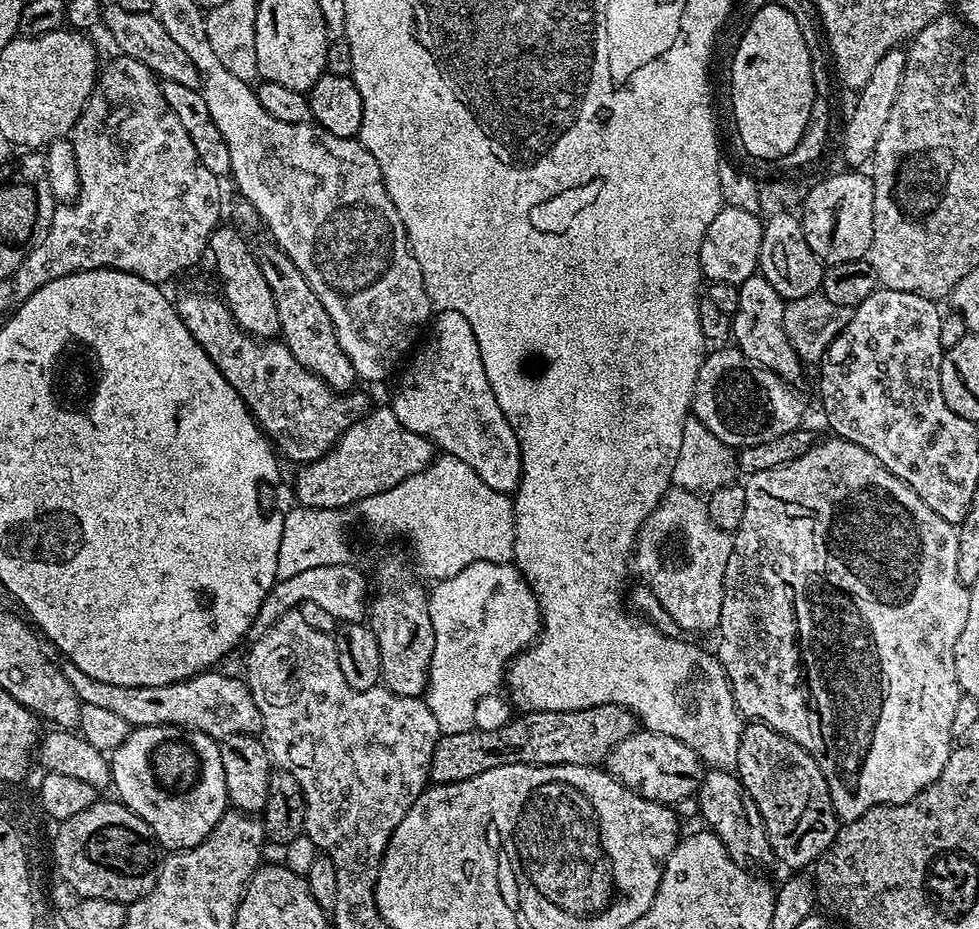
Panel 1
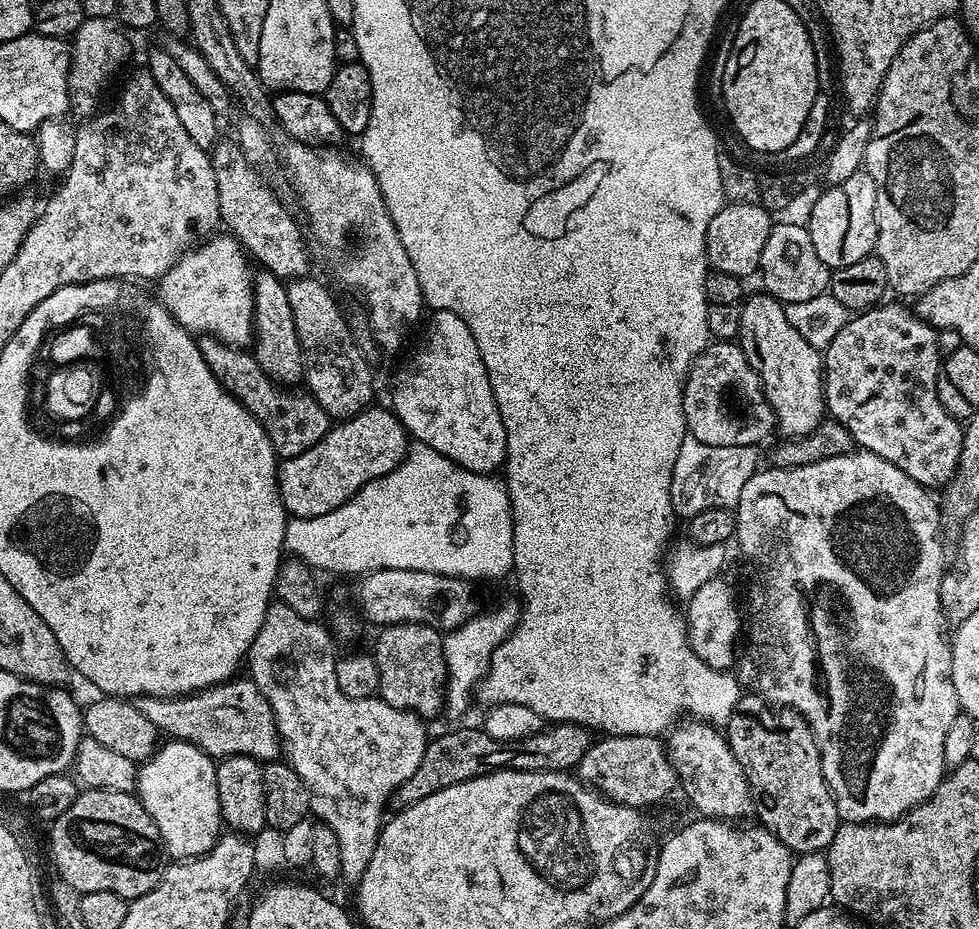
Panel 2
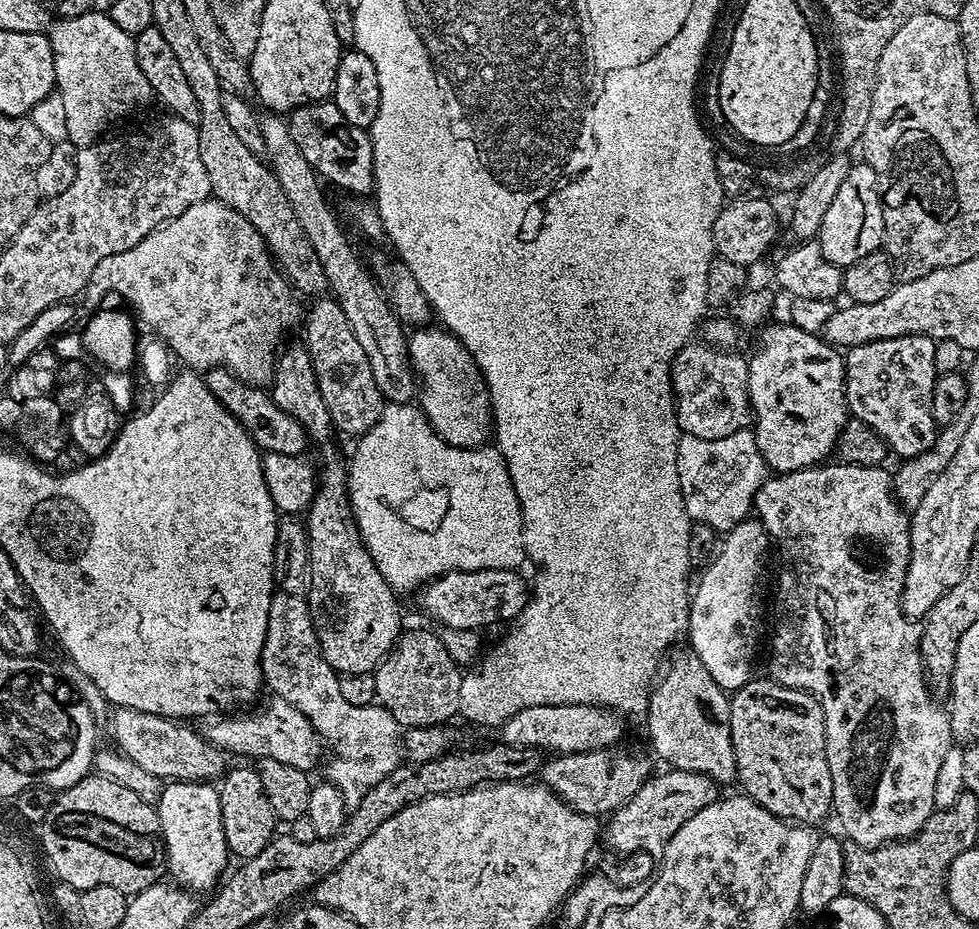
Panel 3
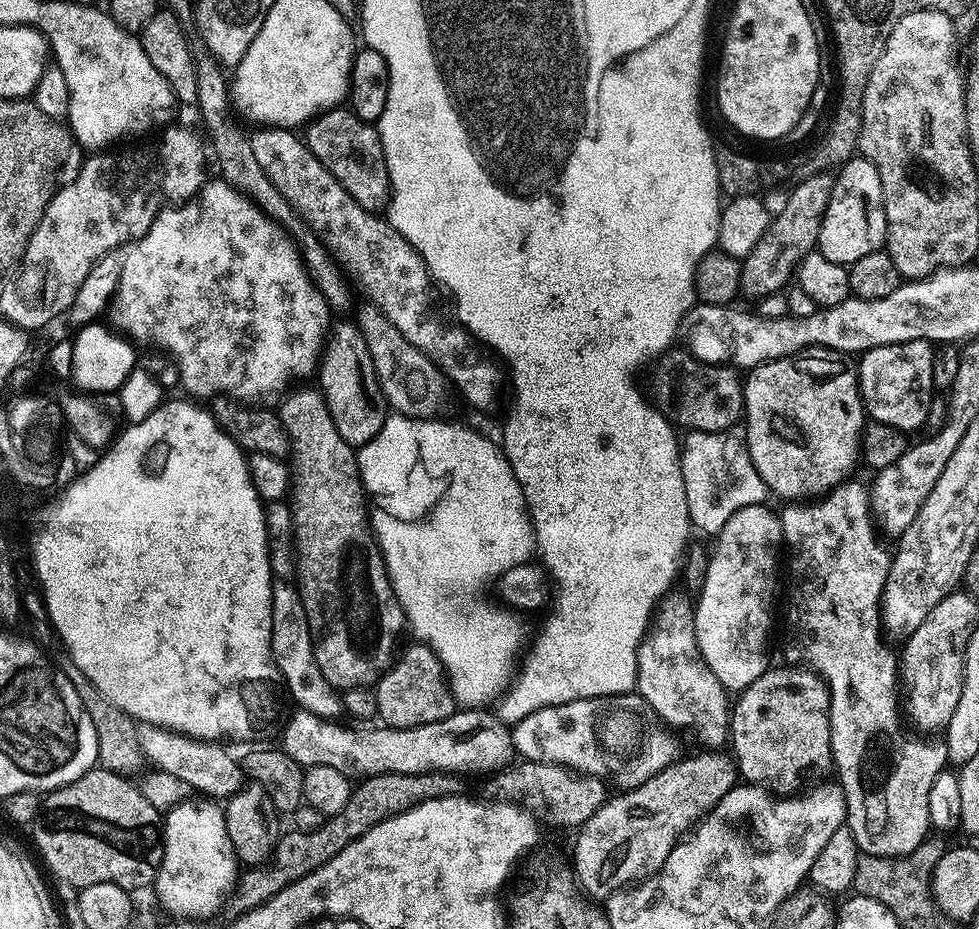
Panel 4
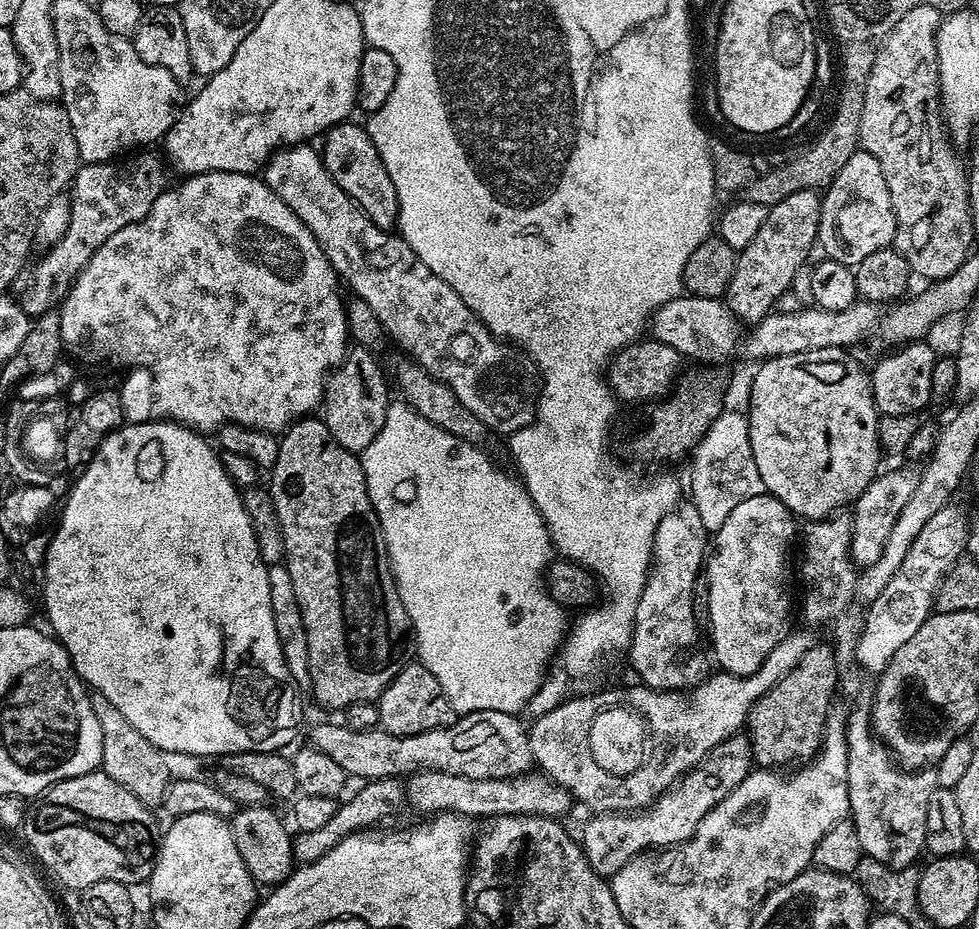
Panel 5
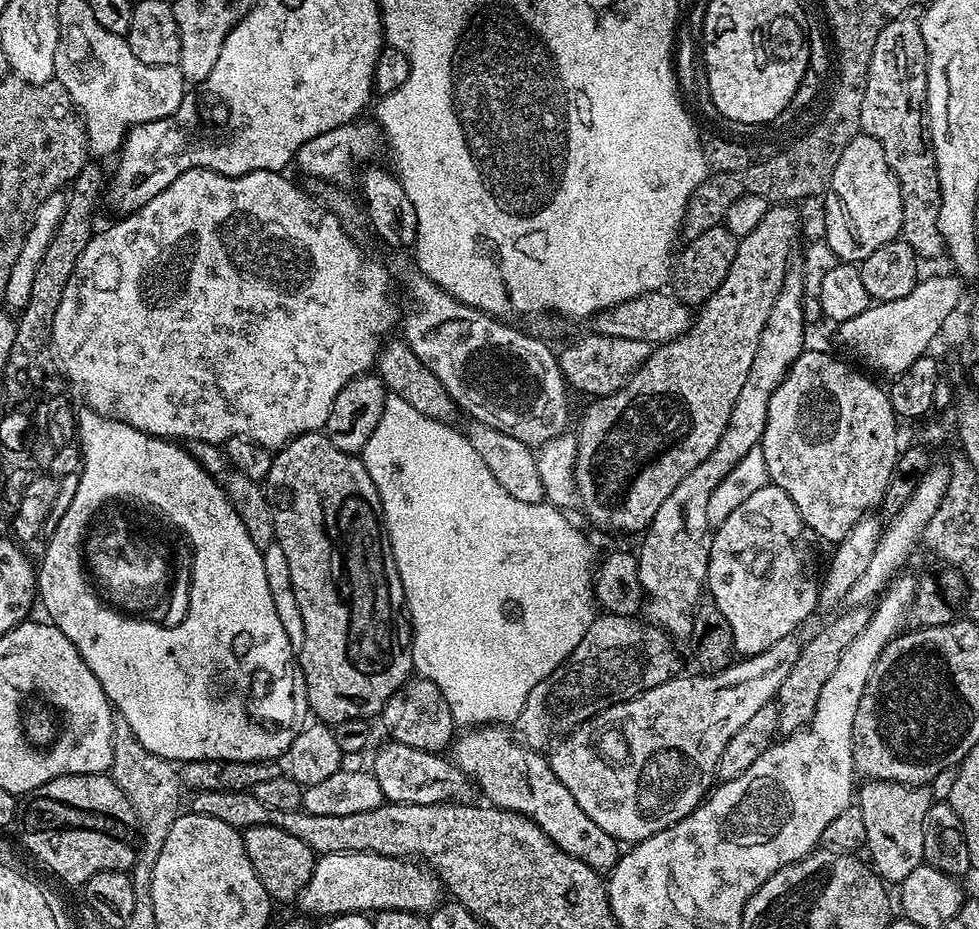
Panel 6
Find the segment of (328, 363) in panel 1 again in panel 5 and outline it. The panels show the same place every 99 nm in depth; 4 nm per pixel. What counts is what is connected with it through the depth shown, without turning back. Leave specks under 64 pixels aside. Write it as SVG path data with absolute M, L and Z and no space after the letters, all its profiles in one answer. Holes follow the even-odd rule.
M349 347L344 361L337 364L324 381L322 401L324 425L330 430L334 442L338 442L338 446L348 452L363 454L366 446L370 446L370 442L378 438L378 430L382 430L386 422L386 410L390 403L389 381L386 379L385 369L383 372L376 360L379 359L367 348Z

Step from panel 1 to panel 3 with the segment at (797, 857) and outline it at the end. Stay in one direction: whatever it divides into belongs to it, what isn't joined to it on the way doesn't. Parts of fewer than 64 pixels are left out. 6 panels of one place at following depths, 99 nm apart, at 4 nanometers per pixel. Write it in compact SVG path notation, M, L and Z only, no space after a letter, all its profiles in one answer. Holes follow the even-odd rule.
M753 678L730 696L730 734L734 742L738 784L754 802L780 820L816 826L833 811L830 762L826 758L826 726L819 699L801 688L782 686L777 680Z

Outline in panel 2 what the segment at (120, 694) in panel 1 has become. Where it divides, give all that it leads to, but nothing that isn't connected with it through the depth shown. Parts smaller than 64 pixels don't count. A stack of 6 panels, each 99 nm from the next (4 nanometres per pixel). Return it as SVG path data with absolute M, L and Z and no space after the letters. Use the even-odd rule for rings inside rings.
M233 678L223 684L211 684L200 692L190 692L187 696L137 696L134 703L149 722L154 722L157 733L173 740L185 740L198 746L206 755L213 758L225 756L252 756L261 762L272 762L281 755L280 732L276 728L276 719L270 710L270 702L258 690L250 678Z

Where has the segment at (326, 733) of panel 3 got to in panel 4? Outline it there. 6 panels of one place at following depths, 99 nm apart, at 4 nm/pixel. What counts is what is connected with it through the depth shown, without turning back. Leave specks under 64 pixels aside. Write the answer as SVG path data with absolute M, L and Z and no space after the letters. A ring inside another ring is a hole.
M276 578L272 582L272 660L280 671L287 695L289 692L300 703L297 705L303 711L325 718L341 715L342 700L337 689L331 688L326 678L322 678L322 670L318 670L310 626L306 622L306 606L302 606L300 589L288 578Z

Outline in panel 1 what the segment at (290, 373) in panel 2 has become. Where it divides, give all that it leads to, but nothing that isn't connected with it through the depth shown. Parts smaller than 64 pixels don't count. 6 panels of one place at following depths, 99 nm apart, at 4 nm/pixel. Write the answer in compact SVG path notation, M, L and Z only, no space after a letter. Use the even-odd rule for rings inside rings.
M217 226L212 231L212 237L208 243L210 260L216 263L216 276L224 283L222 299L232 311L232 317L238 322L243 332L248 332L257 338L272 338L280 331L278 322L278 306L274 306L274 294L266 282L266 278L260 269L257 253L252 253L250 245L244 241L244 236L239 227L224 228Z

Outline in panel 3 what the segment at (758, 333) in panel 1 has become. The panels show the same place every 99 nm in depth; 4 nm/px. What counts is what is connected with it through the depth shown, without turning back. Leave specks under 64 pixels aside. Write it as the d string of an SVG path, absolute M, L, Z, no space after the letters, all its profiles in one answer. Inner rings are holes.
M768 322L759 329L760 345L756 348L756 353L753 356L747 357L748 361L748 401L752 404L752 414L754 417L754 431L756 433L756 445L762 454L765 465L773 473L783 474L785 472L797 472L803 468L815 468L823 465L825 461L833 455L836 439L839 437L839 432L846 421L850 419L848 404L844 401L844 356L827 340L821 338L815 332L807 332L798 326L794 326L790 322L784 324L772 324Z

